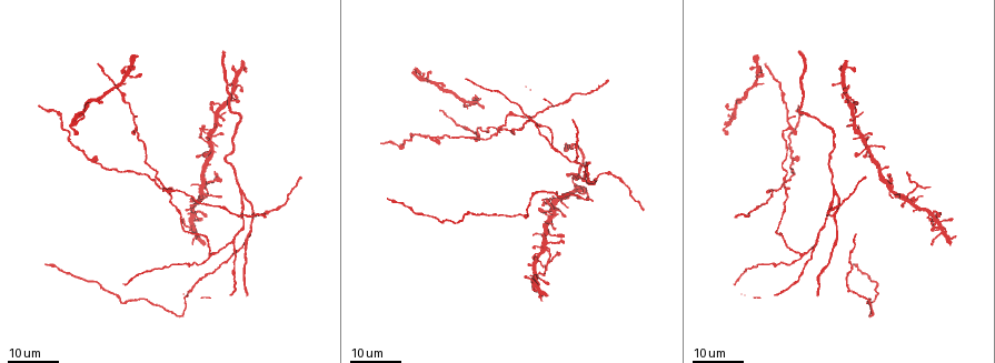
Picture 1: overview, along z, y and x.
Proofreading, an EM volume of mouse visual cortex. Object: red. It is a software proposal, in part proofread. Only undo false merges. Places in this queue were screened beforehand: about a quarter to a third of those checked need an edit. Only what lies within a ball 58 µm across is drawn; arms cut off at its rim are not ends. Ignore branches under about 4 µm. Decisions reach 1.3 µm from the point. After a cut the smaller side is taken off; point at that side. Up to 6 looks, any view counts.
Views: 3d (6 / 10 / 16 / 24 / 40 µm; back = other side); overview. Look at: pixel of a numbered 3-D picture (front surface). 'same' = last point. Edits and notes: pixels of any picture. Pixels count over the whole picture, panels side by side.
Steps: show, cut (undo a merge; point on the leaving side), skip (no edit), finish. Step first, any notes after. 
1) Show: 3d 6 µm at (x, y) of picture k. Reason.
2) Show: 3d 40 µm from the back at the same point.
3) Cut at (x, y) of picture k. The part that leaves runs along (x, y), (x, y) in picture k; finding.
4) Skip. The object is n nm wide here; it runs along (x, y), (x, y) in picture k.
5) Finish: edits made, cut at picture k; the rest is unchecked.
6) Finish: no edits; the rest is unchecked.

Show: 3d 24 µm at (90, 160) of picture 1. Three arms meet.

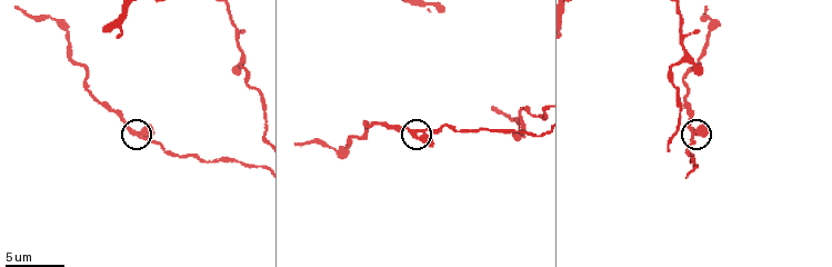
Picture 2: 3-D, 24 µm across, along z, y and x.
Show: 3d 10 µm at (413, 130) of picture 2. Closer look.

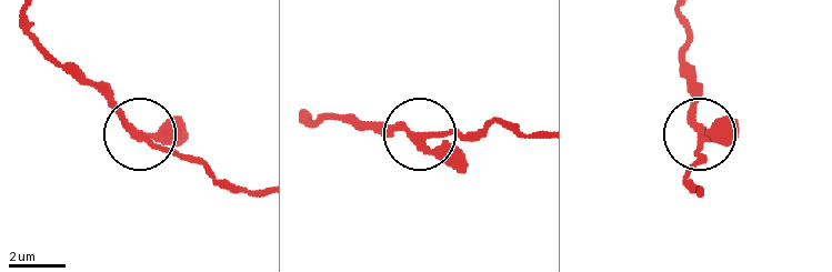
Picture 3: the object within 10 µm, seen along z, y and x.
Skip. The object is 220 nm wide here; it runs along (258, 193), (229, 188), (150, 143), (73, 67) in picture 3; one neuron here.

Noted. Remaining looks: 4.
Show: 3d 24 µm at (505, 128) of picture 1. Side arm on a straight run.

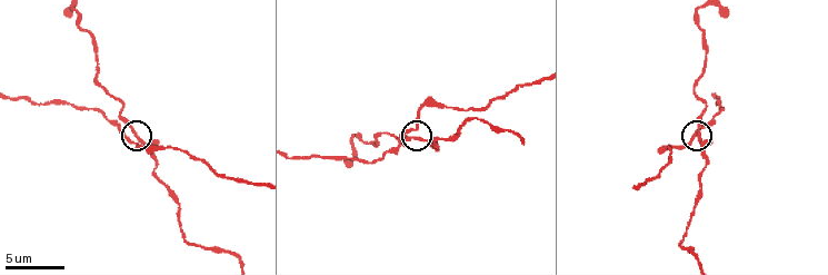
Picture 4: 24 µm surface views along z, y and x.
Show: 3d 10 µm at (698, 134) of picture 4.

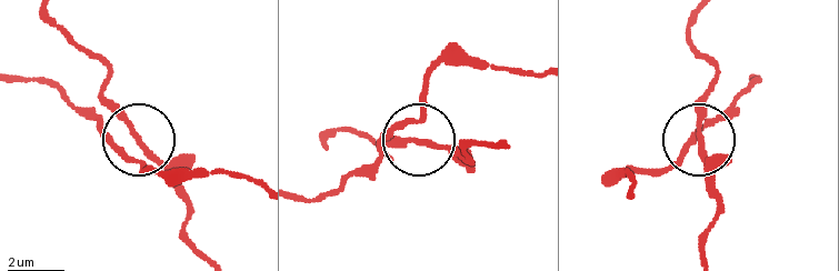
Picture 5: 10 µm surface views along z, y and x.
Skip. It runs along (703, 257), (718, 207), (697, 134), (709, 93) in picture 5; all the same neuron.

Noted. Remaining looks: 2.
Show: 3d 16 µm at (802, 255) of picture 1. Thin arm on a thick one.

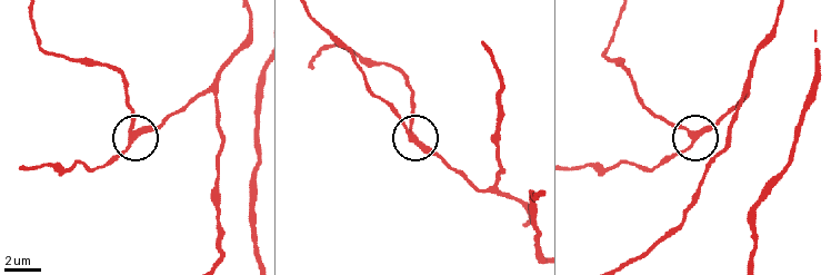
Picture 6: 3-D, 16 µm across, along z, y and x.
Show: 3d 10 µm at (691, 134) of picture 6. Zoom in.

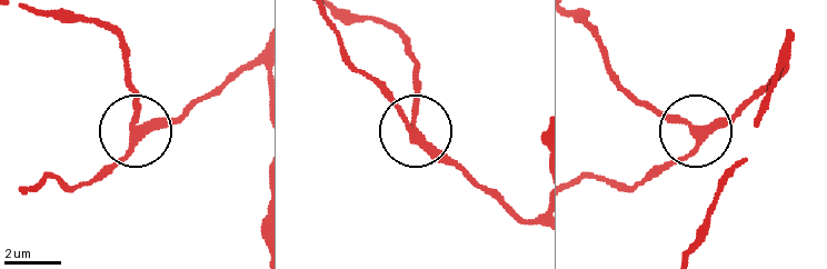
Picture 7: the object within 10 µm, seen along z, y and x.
Skip. It runs along (534, 220), (519, 218), (434, 156), (386, 93) in picture 7; one neuron here.

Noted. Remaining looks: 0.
Finish: no edits; the rest is unchecked.

